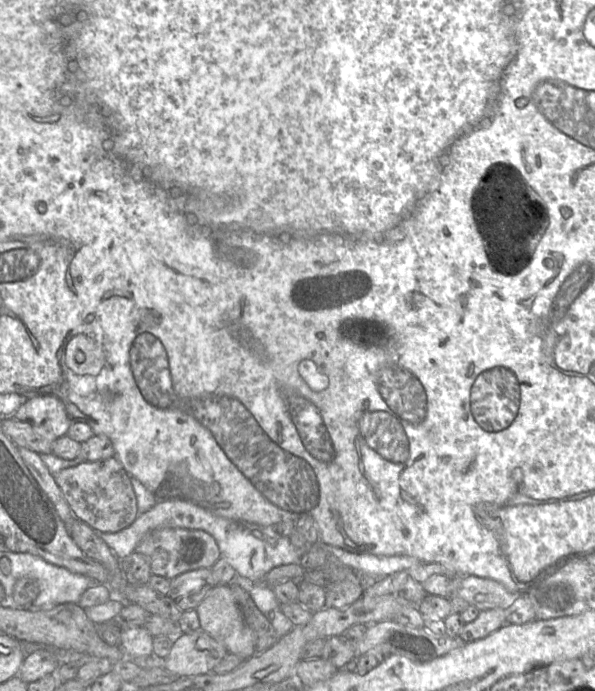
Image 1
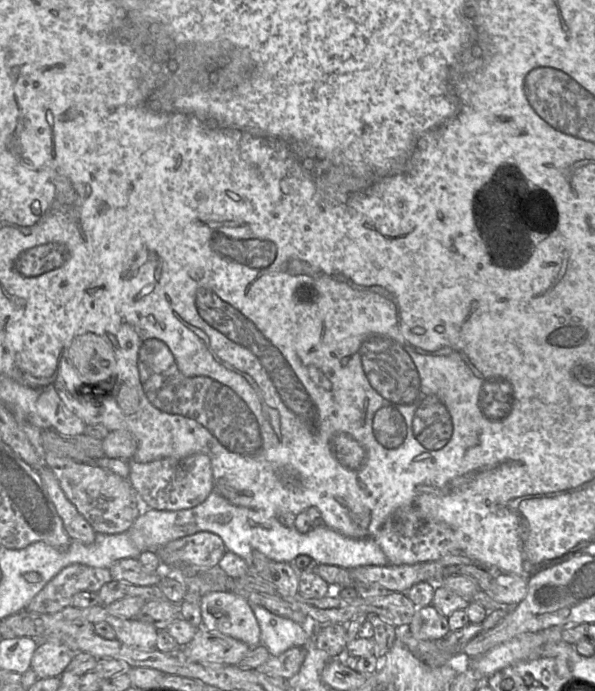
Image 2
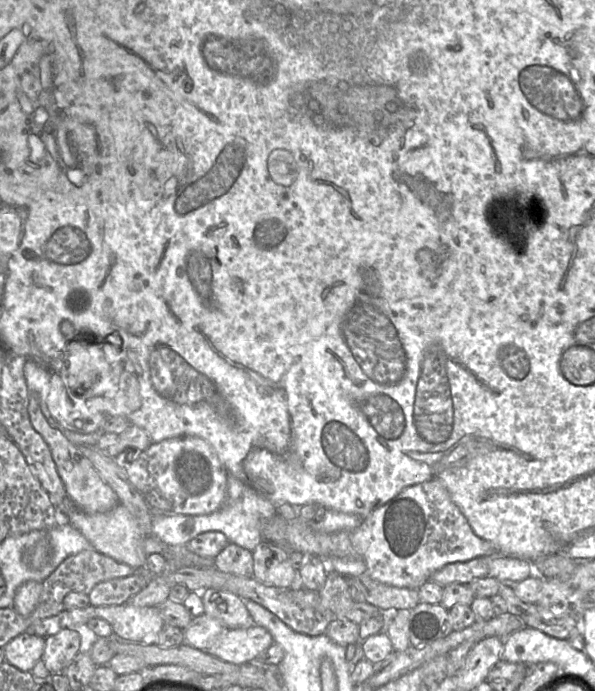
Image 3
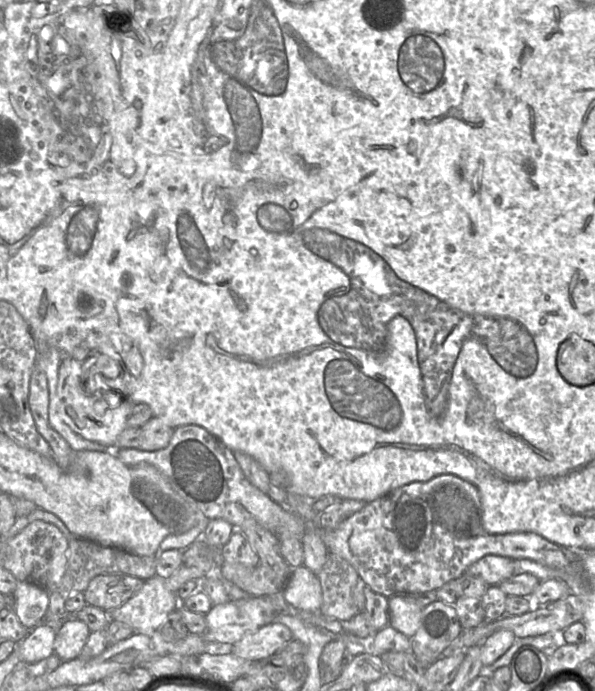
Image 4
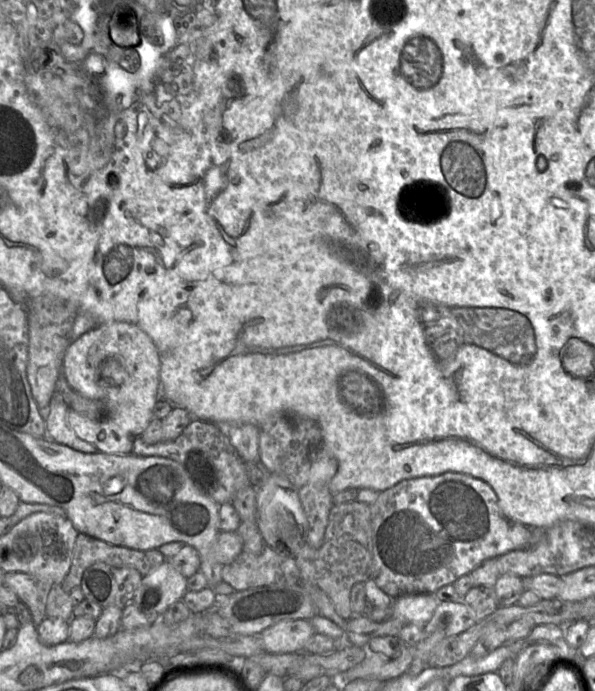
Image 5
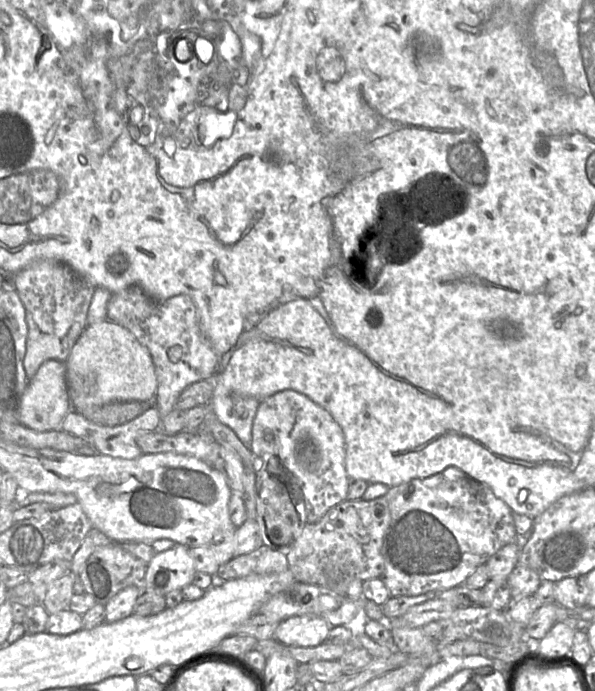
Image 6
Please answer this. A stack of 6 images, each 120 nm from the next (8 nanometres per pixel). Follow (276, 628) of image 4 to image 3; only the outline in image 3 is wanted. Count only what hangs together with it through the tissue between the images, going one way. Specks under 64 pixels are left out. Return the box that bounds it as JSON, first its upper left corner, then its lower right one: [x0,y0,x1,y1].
[206,624,273,664]

